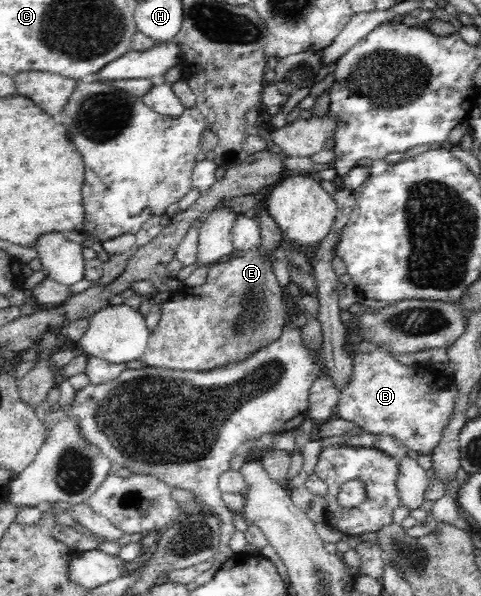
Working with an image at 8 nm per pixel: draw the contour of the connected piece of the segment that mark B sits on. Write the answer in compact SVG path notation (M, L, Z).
M371 342L357 343L352 357L352 372L348 382L337 396L336 416L356 423L364 432L387 434L400 440L411 454L431 455L439 443L442 431L452 416L457 386L453 375L448 375L440 366L426 363L401 364L394 356L387 354L385 348L378 348Z

